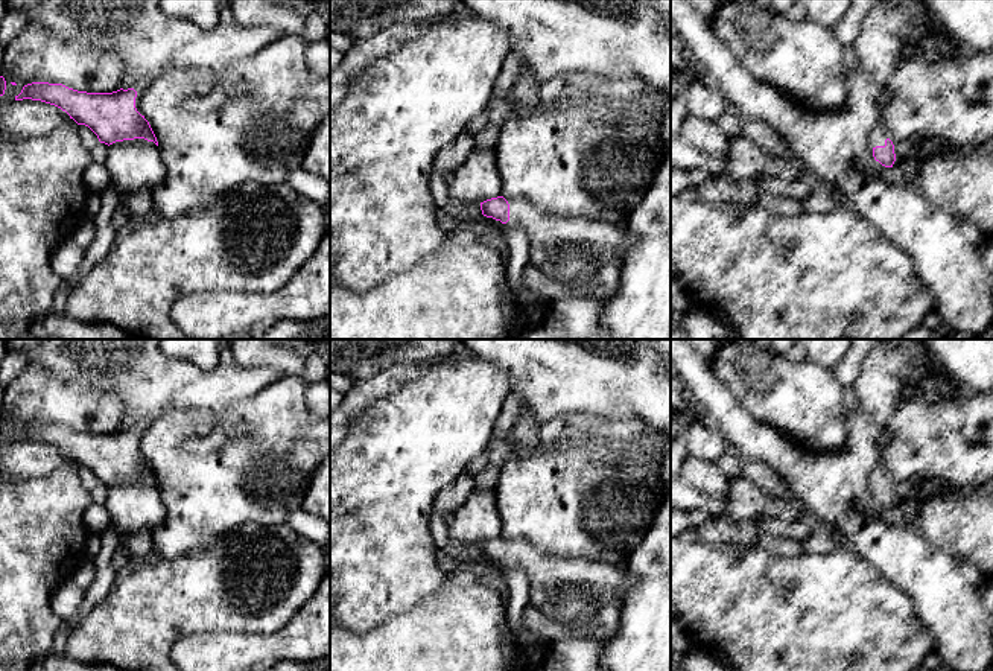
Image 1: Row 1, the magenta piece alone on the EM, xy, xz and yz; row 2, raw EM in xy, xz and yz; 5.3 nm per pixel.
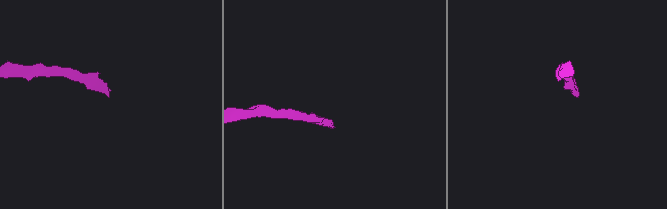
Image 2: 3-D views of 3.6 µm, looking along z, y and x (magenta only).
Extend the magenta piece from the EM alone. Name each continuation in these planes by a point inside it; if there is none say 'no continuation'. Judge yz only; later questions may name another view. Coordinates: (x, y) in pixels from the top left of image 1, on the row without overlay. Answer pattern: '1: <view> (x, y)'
1: yz (879, 475)

